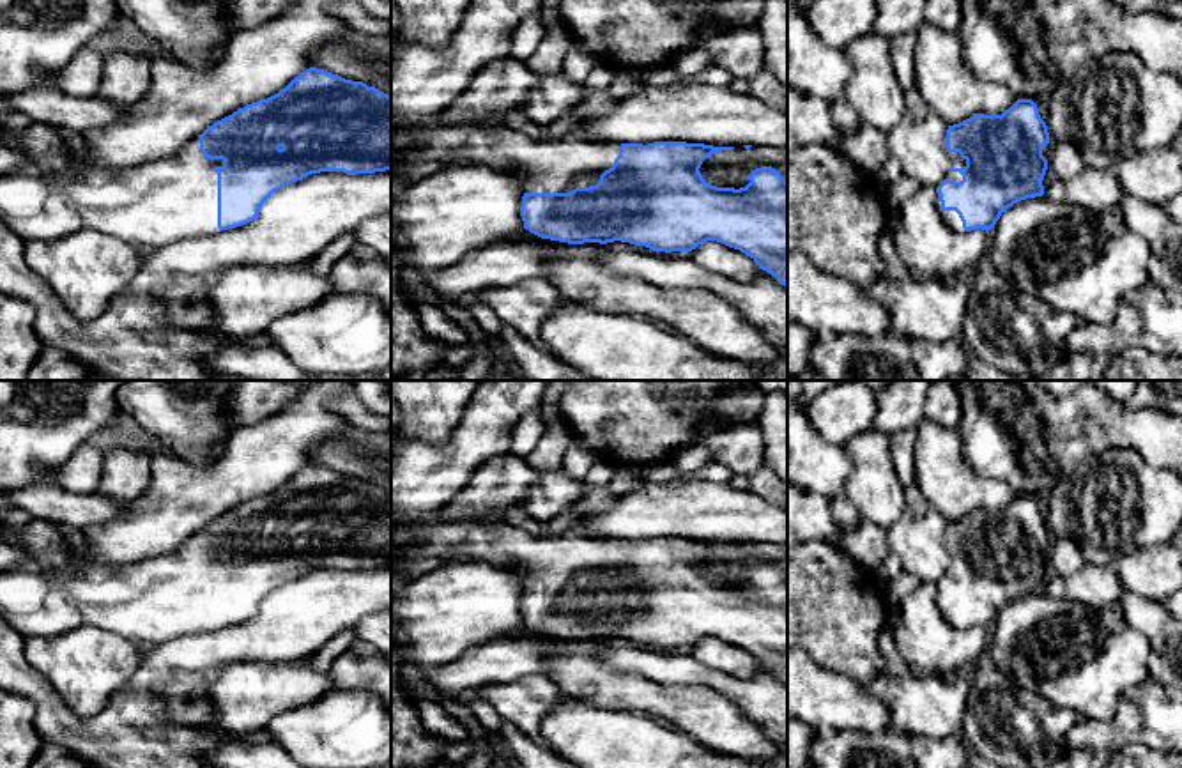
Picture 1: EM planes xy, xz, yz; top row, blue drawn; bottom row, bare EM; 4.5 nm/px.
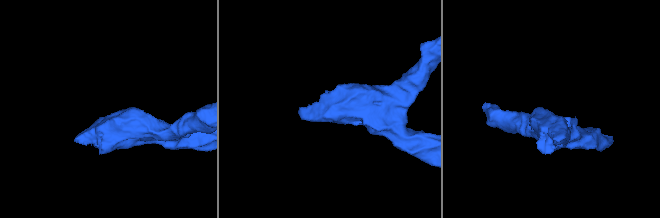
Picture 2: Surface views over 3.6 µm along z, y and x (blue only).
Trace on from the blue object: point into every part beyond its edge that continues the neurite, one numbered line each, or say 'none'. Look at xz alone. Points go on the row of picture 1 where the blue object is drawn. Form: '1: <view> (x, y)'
1: xz (549, 165)

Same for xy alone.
1: xy (149, 206)

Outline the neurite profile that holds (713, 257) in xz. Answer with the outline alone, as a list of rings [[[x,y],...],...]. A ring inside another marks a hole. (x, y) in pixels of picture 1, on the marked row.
[[[717,241],[699,244],[688,258],[704,271],[724,276],[734,283],[745,285],[759,273],[754,258]]]

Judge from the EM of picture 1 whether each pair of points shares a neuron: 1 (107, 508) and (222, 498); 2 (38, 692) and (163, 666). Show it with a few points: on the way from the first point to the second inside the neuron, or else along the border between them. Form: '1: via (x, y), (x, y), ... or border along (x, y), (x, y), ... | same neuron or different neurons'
1: border along (130, 503), (112, 519), (89, 526) | different neurons
2: border along (131, 683), (153, 691) | different neurons

